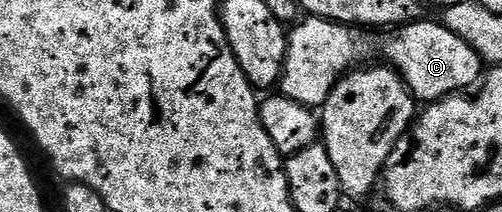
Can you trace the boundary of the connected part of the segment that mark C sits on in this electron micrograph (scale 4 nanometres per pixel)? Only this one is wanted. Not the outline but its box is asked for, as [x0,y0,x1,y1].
[280,16,484,109]

